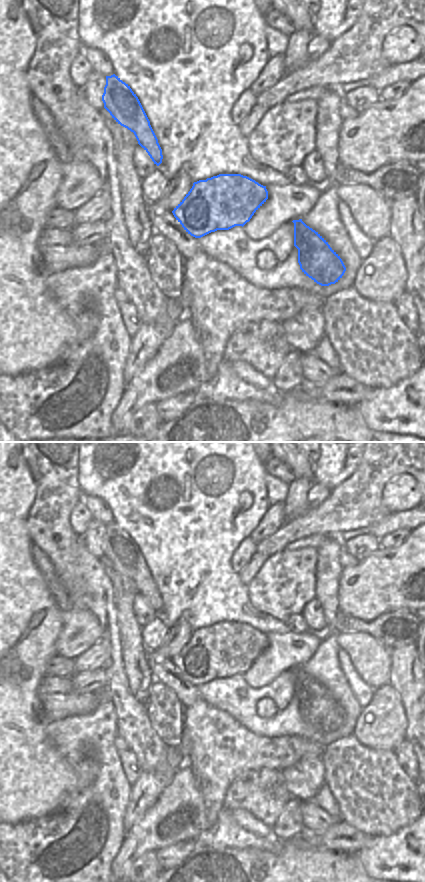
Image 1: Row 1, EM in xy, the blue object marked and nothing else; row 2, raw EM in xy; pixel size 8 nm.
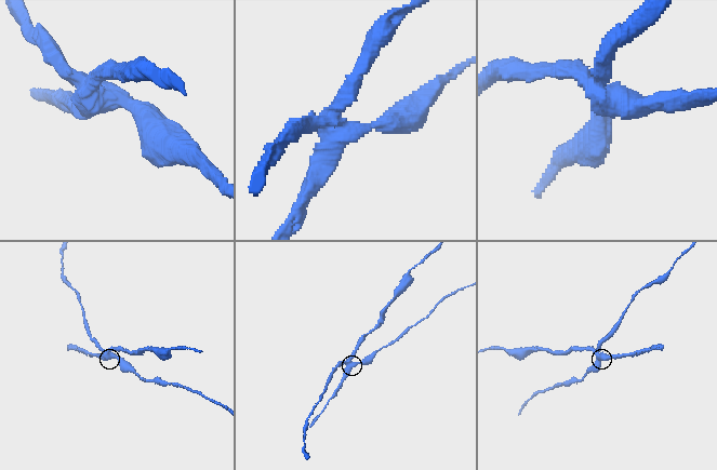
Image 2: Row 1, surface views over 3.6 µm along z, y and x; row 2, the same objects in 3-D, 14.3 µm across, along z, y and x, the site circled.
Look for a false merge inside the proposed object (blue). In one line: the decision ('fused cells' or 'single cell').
fused cells

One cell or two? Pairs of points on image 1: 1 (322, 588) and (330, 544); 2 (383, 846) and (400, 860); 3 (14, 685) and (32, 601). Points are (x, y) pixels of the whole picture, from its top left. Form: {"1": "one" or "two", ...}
{"1": "one", "2": "one", "3": "one"}

